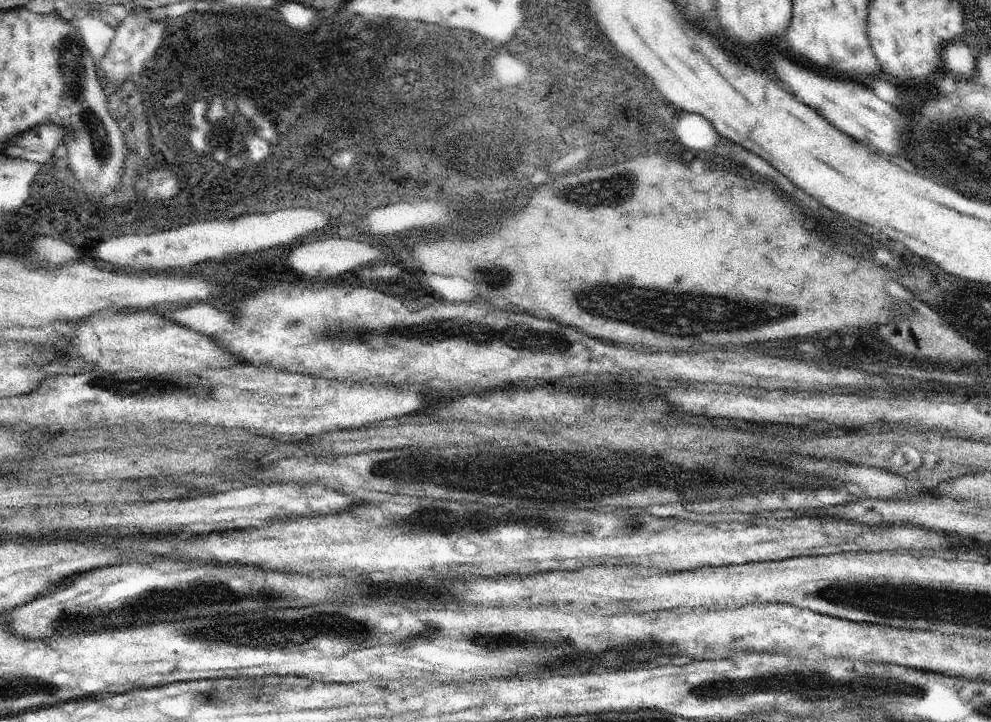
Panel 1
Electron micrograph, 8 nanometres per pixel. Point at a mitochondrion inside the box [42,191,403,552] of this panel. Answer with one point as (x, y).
(151, 387)

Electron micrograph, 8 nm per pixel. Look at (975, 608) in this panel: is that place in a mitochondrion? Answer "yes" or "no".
yes

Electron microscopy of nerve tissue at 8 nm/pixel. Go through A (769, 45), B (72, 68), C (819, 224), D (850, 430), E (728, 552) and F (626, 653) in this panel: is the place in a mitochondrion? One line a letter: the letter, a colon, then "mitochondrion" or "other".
A: other
B: mitochondrion
C: other
D: other
E: other
F: other

